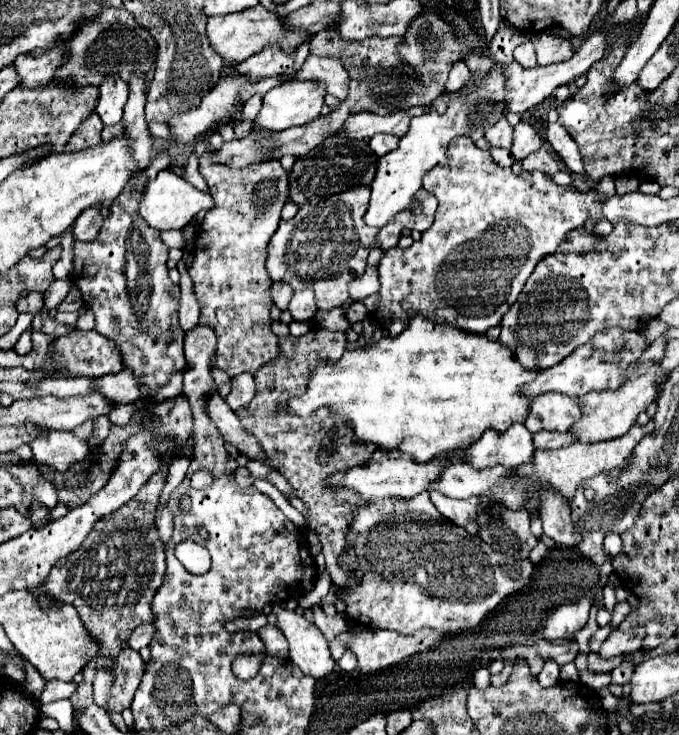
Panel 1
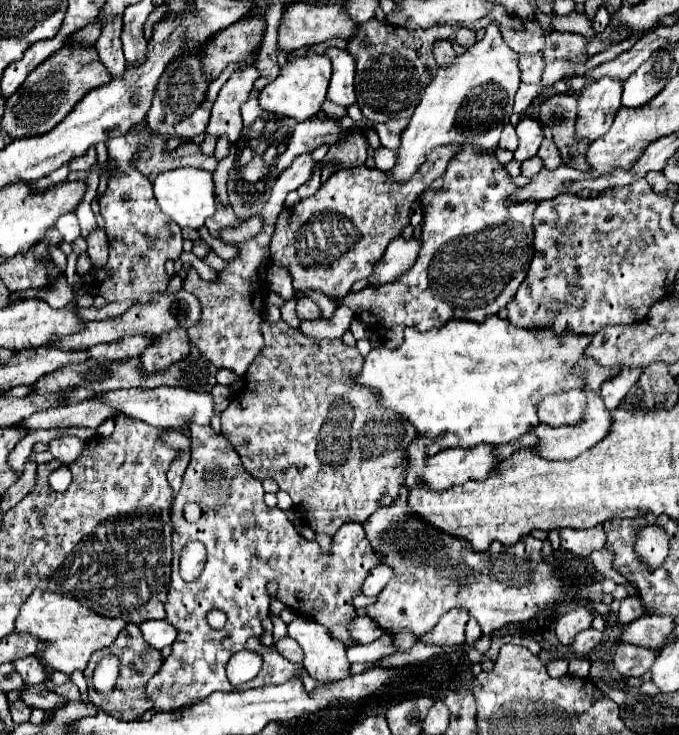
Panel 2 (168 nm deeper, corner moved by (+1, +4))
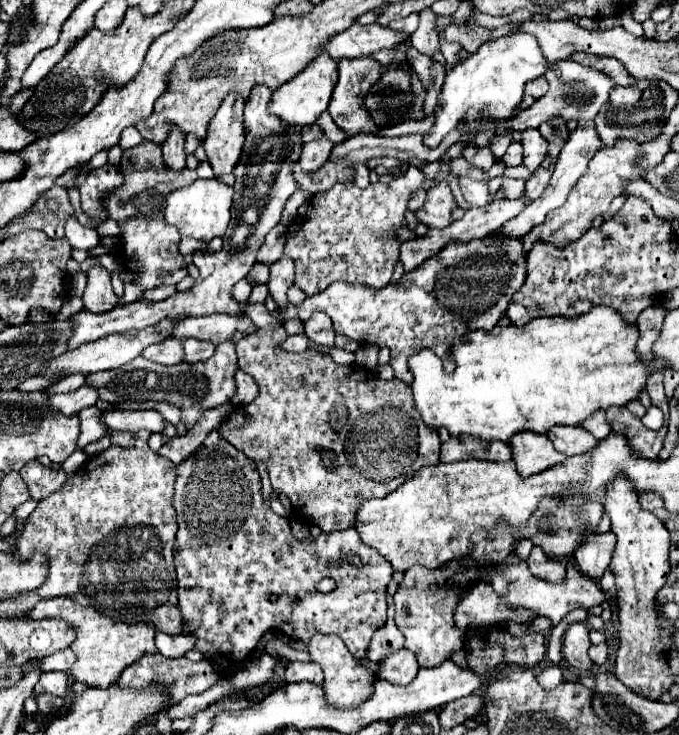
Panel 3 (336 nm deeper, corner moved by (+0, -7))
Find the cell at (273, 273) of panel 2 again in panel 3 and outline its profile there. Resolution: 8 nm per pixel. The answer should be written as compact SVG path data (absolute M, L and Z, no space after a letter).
M283 255L279 261L271 263L271 277L269 277L269 295L275 299L279 307L287 305L287 289L293 285L293 259Z

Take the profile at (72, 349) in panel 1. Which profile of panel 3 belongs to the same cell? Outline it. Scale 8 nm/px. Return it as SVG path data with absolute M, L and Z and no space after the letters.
M165 339L153 347L147 347L143 351L143 357L149 361L155 361L159 365L179 365L183 361L183 345L179 339Z

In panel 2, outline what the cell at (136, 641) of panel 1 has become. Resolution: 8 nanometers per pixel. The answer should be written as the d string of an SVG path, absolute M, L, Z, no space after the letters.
M148 620L140 624L144 640L156 648L162 650L164 646L170 646L176 640L176 628L172 628L166 620Z

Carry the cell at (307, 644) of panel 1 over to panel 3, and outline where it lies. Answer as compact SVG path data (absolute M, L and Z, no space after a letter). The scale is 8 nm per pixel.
M315 635L307 643L307 649L309 649L311 659L315 663L319 663L325 673L323 691L325 691L327 703L331 703L333 707L357 707L373 695L373 683L375 683L373 671L367 669L365 665L361 665L359 661L355 661L349 655L345 643L341 639L337 639L337 635Z

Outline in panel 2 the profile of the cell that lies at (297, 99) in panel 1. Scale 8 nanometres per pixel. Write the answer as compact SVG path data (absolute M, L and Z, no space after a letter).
M308 54L306 58L296 58L294 62L288 62L280 70L276 80L272 80L260 92L258 102L260 102L262 110L266 110L266 112L288 116L288 118L294 118L296 122L304 122L308 118L314 118L318 114L322 102L326 100L330 74L332 74L332 66L330 66L330 60L326 56Z

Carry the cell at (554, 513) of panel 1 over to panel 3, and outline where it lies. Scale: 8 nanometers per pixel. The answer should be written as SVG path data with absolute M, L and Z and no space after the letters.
M611 531L601 533L597 537L589 537L589 541L585 541L577 549L575 561L579 563L585 575L589 575L591 579L601 579L611 563L613 549L615 549L615 535Z

